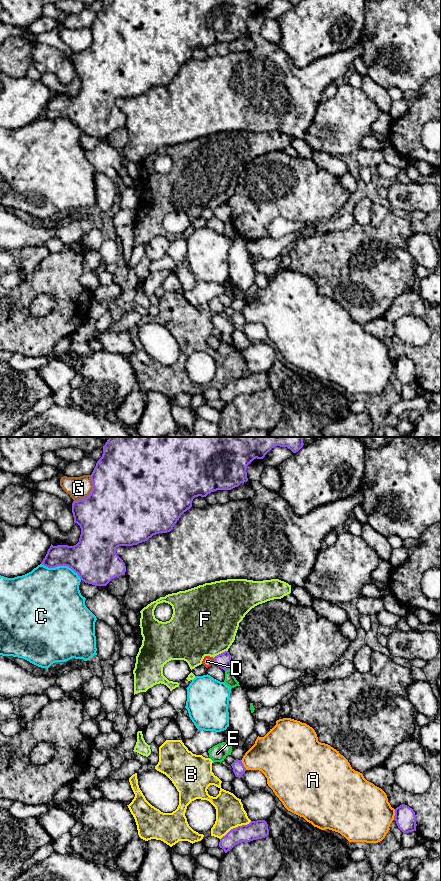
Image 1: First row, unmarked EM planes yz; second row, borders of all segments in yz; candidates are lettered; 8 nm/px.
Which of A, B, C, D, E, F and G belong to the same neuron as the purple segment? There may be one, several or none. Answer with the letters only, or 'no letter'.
no letter

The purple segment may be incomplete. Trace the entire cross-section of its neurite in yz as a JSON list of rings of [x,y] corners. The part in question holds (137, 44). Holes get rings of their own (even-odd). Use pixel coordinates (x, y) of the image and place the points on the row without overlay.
[[[103,0],[102,9],[97,13],[90,27],[93,35],[93,41],[90,47],[84,51],[73,53],[72,55],[74,74],[81,80],[79,94],[74,98],[53,98],[51,96],[41,116],[48,120],[68,118],[77,125],[80,131],[85,135],[95,138],[106,138],[112,131],[125,127],[126,124],[125,115],[116,105],[117,99],[137,97],[147,93],[153,87],[170,84],[181,67],[192,59],[192,53],[195,49],[206,49],[211,44],[217,42],[231,42],[238,39],[241,35],[247,34],[247,18],[256,10],[263,11],[271,1],[272,0]]]

